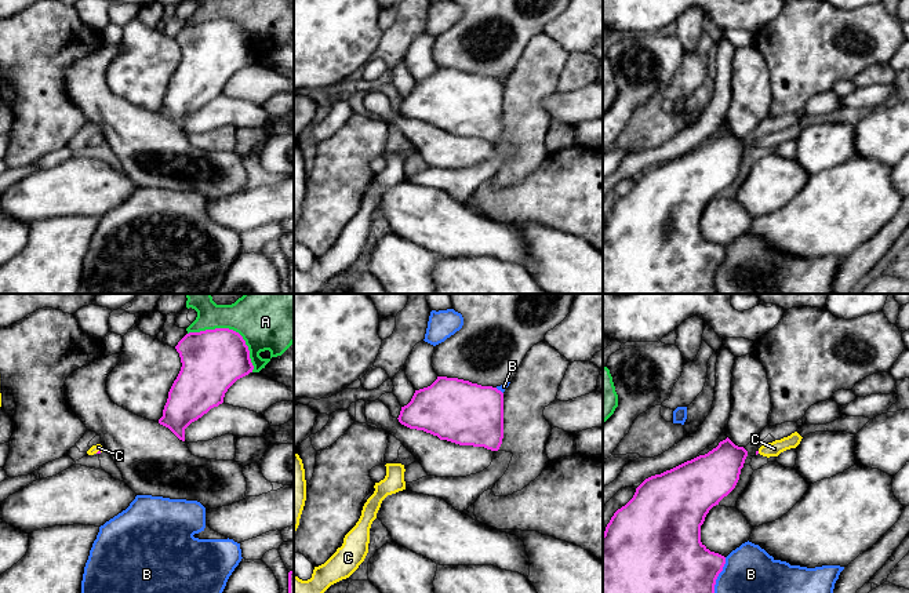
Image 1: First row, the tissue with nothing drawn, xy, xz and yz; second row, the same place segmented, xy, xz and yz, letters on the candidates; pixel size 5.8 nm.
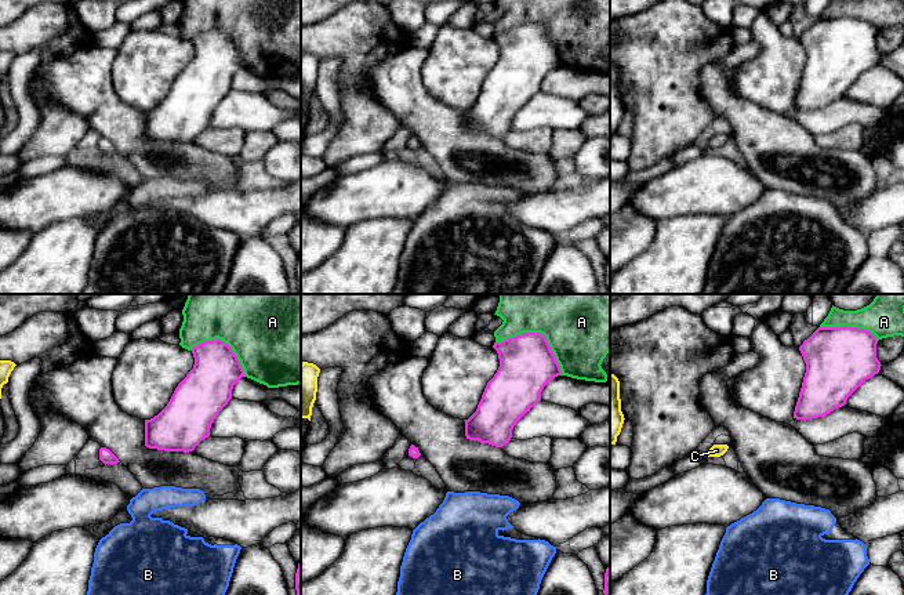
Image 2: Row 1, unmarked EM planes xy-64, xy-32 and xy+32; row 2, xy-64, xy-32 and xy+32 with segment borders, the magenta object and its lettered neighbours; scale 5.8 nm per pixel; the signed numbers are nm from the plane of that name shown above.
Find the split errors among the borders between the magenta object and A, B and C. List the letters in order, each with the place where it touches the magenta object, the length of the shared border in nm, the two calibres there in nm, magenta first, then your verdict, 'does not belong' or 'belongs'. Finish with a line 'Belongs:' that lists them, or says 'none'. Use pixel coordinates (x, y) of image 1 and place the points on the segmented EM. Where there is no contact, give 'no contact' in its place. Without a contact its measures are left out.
A: meets magenta in xy at (232, 330); contact 440 nm long; 360 nm thick on the magenta side, 400 nm on the other; does not belong
B: meets magenta in yz at (717, 575); contact 220 nm long; 360 nm thick on the magenta side, 280 nm on the other; does not belong
C: meets magenta in xy at (98, 451); contact 40 nm long; 20 nm thick on the magenta side, 50 nm on the other; belongs
Belongs: C

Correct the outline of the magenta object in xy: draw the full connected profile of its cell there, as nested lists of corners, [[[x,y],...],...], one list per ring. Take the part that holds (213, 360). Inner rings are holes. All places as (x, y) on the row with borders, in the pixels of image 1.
[[[229,328],[189,332],[175,349],[182,367],[159,423],[185,441],[185,429],[222,404],[228,389],[254,365],[246,341]]]

